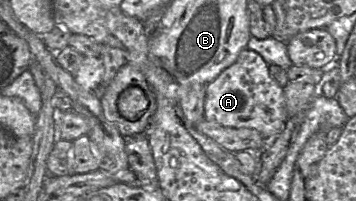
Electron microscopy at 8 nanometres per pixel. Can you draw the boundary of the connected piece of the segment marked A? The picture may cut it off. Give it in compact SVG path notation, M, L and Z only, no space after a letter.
M244 49L232 65L206 85L204 118L224 127L254 129L271 140L283 131L289 119L284 89L271 77L267 62L258 53Z

